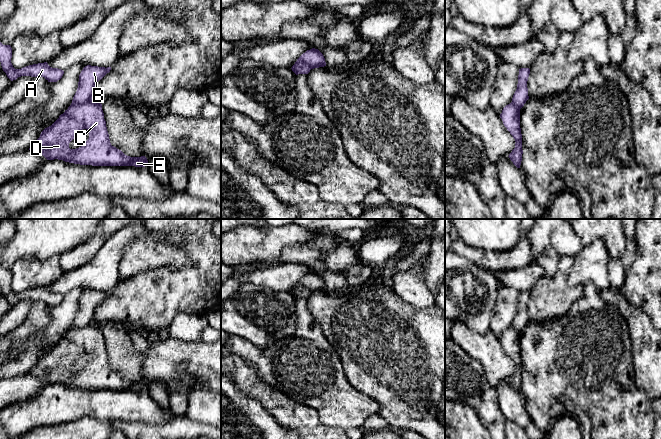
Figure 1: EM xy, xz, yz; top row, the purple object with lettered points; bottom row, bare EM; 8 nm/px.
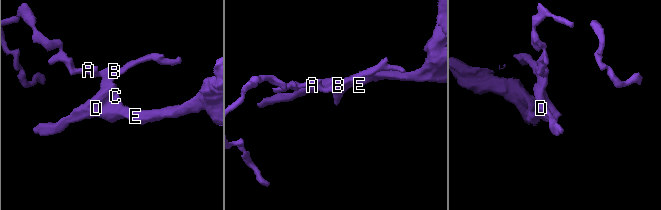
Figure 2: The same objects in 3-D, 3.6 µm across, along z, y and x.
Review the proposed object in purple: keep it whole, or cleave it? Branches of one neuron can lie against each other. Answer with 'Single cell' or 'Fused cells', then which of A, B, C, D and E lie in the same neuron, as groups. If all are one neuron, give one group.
Fused cells. Groups: A B / C D E

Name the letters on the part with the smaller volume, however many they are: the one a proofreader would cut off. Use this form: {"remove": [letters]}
{"remove": ["A", "B"]}

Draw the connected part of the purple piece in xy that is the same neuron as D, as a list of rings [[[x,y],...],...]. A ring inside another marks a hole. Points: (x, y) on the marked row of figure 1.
[[[95,98],[83,104],[71,104],[51,126],[41,132],[29,150],[43,155],[47,160],[58,159],[80,165],[145,167],[149,164],[145,156],[130,157],[111,145],[101,101]],[[83,129],[89,131],[88,140],[81,147],[70,149],[69,143]]]

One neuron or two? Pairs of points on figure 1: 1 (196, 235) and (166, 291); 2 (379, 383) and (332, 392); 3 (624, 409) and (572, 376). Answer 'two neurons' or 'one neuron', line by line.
1: one neuron
2: two neurons
3: one neuron

